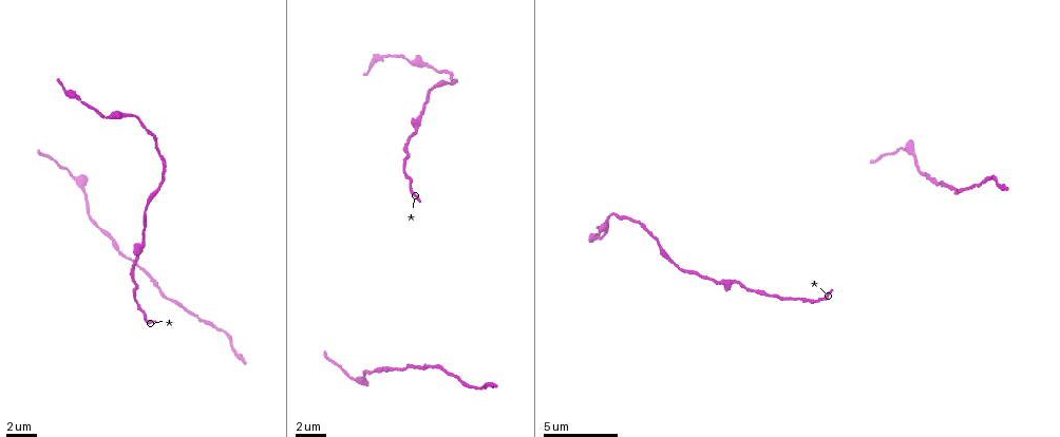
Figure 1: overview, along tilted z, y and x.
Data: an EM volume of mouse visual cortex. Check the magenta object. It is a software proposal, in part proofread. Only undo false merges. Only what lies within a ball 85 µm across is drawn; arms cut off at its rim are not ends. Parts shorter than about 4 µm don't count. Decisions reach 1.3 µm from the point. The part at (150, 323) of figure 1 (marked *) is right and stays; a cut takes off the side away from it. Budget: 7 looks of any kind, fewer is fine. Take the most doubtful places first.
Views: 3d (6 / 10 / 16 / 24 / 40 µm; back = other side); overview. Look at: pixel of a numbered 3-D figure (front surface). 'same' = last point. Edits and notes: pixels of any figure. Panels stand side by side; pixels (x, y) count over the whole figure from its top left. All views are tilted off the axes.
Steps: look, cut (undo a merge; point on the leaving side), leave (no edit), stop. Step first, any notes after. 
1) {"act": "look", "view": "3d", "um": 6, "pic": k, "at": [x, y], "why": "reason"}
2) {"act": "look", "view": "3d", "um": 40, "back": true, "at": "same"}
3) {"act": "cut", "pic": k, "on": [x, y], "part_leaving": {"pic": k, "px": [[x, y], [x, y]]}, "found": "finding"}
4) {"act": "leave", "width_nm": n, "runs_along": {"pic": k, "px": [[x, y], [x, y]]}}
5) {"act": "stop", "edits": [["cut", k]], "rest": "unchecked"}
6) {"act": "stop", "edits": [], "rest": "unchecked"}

{"act": "look", "view": "3d", "um": 6, "pic": 1, "at": [654, 235], "why": "thick turns thin"}

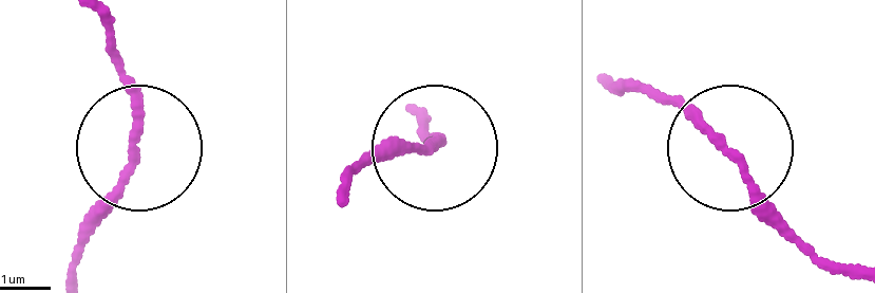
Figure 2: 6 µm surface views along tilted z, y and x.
{"act": "leave", "found": "continuous, no second cell"}

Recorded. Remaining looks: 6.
{"act": "look", "view": "3d", "um": 10, "pic": 1, "at": [962, 188]}

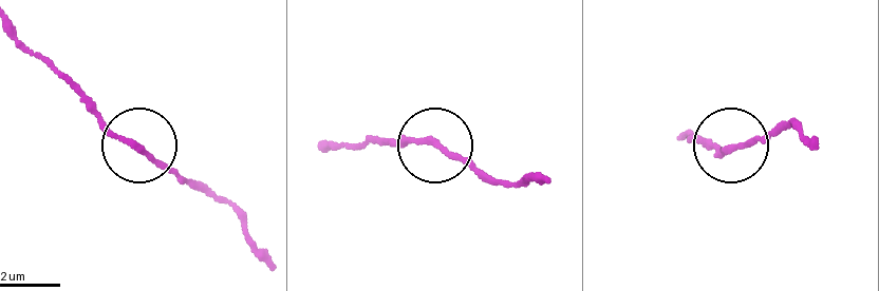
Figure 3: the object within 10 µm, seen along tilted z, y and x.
{"act": "leave", "width_nm": 180, "found": "continuous, no second cell"}

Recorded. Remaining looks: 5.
{"act": "look", "view": "3d", "um": 10, "pic": 1, "at": [717, 282], "why": "thick turns thin"}

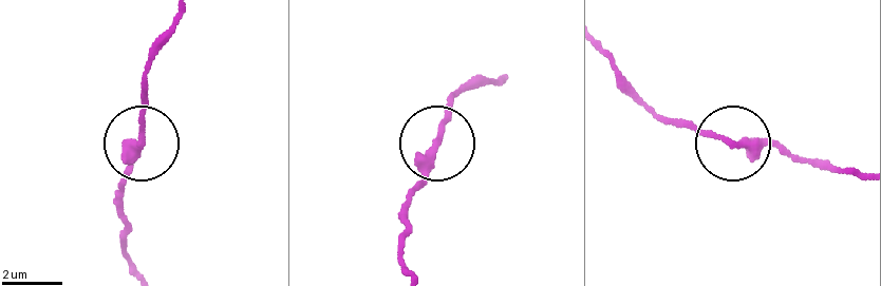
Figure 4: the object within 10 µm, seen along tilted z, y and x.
{"act": "leave", "runs_along": {"pic": 4, "px": [[138, 270], [118, 201], [144, 122], [139, 87]]}, "found": "continuous, no second cell"}

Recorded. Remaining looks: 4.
{"act": "stop", "edits": [], "rest": "unchecked"}

